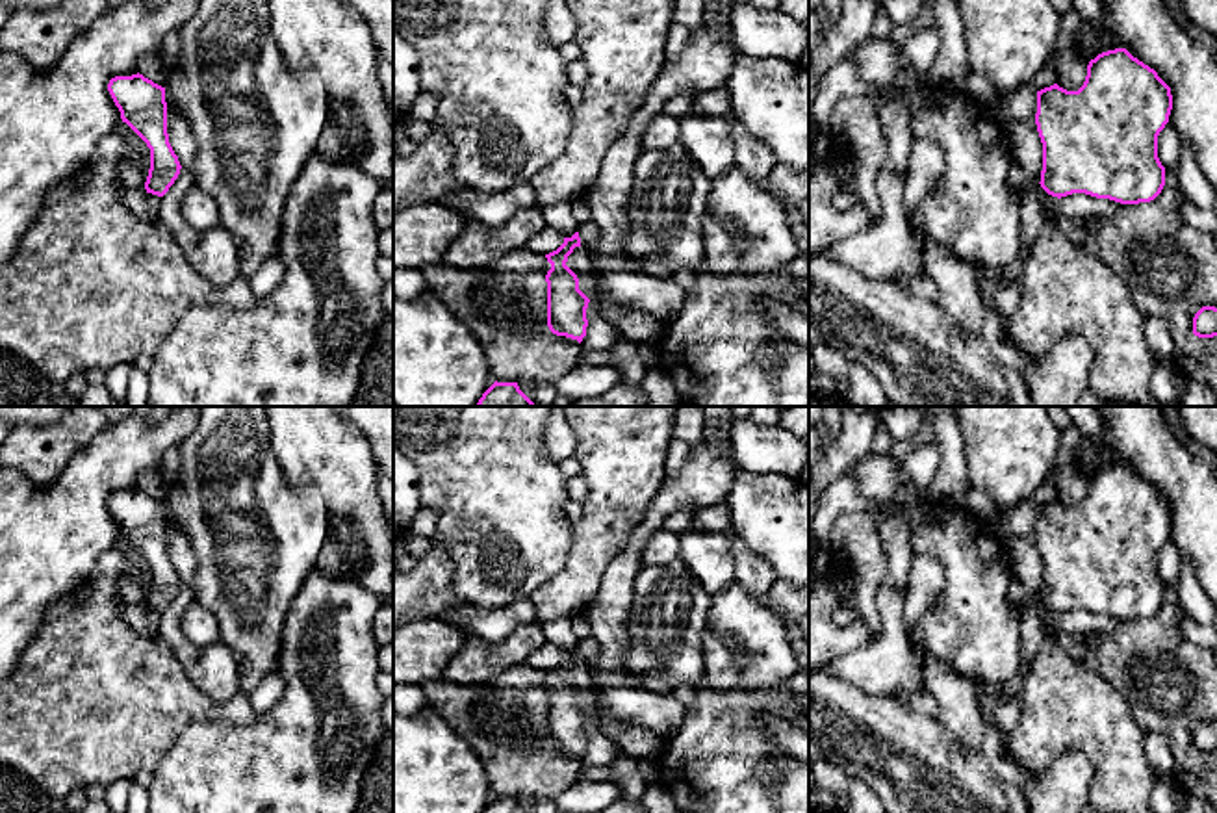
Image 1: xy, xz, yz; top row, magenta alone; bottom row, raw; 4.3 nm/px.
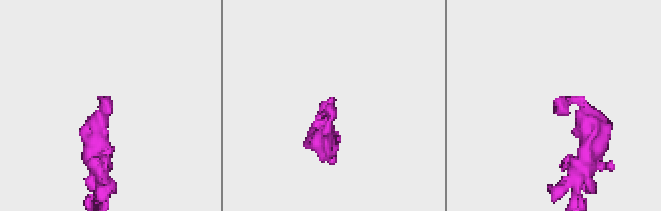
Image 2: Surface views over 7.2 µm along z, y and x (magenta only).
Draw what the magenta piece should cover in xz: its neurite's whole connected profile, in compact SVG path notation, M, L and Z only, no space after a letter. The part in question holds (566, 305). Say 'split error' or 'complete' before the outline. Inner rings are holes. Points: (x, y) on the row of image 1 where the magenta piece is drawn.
complete; M579 232L564 238L564 243L545 254L551 269L545 275L547 282L547 327L557 336L577 340L586 336L586 308L590 299L579 290L577 275L566 265L568 256L575 247L581 247Z

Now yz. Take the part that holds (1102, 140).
complete; M1126 48L1098 54L1078 91L1057 84L1037 91L1035 124L1043 143L1041 187L1052 197L1085 193L1121 204L1154 200L1165 186L1158 136L1172 110L1171 87Z

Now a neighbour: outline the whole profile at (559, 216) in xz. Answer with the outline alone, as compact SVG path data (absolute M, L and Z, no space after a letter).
M557 202L542 208L547 228L560 232L564 238L571 238L577 232L577 221L571 213L571 202Z

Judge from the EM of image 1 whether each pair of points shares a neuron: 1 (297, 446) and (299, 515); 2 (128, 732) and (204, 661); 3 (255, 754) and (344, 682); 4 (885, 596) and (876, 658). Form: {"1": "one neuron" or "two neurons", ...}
{"1": "two neurons", "2": "two neurons", "3": "one neuron", "4": "one neuron"}

